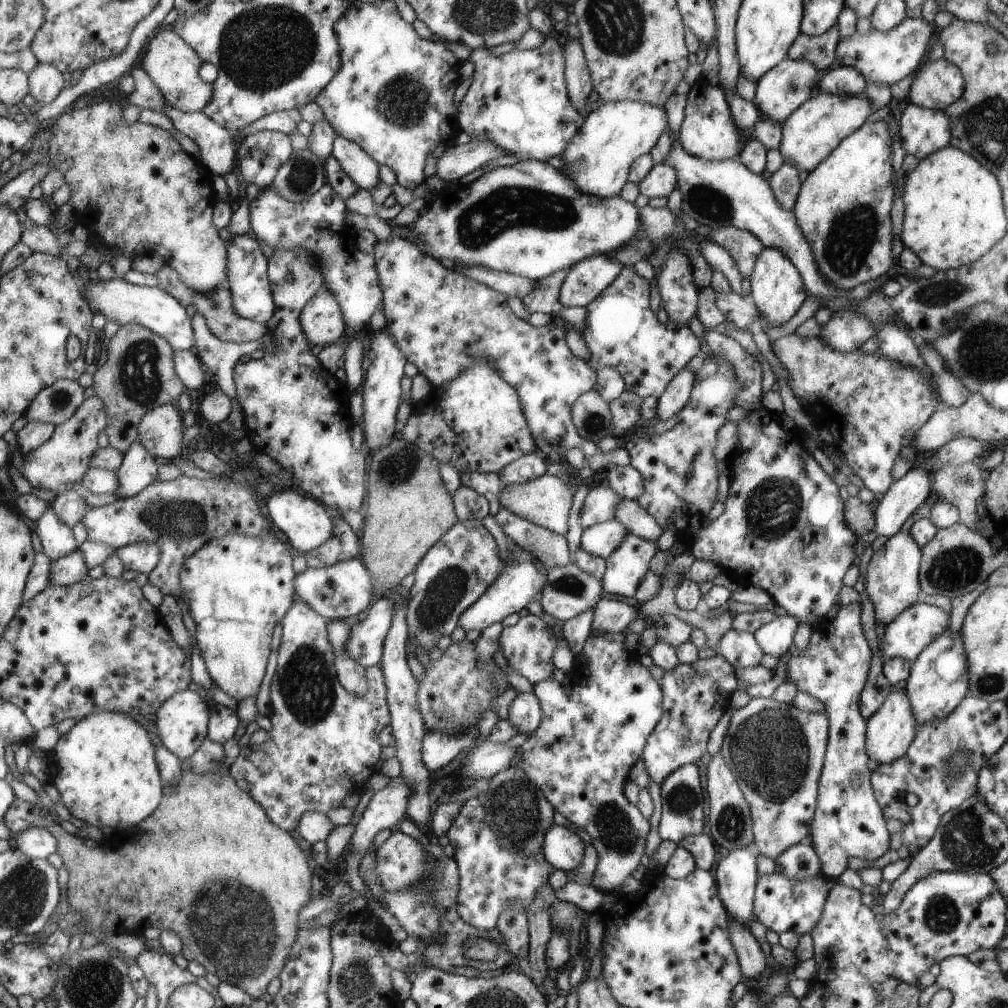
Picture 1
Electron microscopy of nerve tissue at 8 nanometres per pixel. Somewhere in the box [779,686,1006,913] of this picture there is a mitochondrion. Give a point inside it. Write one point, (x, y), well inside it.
(969, 840)

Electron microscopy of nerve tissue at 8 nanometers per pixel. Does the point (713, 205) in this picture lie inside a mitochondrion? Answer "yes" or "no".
yes

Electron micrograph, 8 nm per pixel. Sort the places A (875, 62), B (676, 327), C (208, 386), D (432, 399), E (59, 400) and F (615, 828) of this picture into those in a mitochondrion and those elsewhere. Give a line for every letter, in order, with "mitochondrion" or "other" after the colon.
A: other
B: other
C: other
D: other
E: mitochondrion
F: mitochondrion

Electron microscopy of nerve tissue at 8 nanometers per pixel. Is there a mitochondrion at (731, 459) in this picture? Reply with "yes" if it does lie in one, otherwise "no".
no

